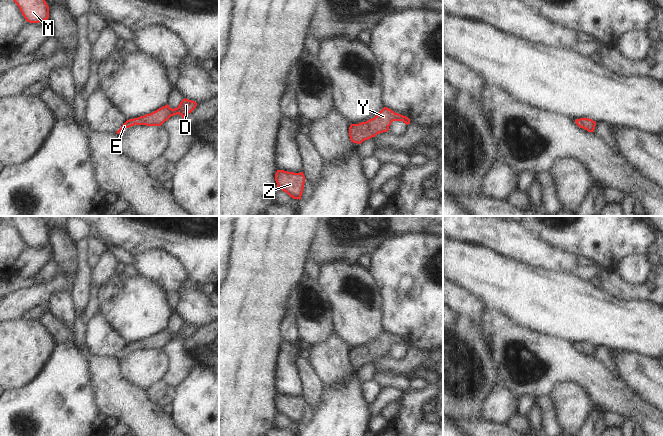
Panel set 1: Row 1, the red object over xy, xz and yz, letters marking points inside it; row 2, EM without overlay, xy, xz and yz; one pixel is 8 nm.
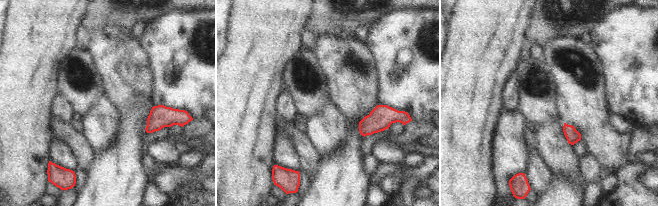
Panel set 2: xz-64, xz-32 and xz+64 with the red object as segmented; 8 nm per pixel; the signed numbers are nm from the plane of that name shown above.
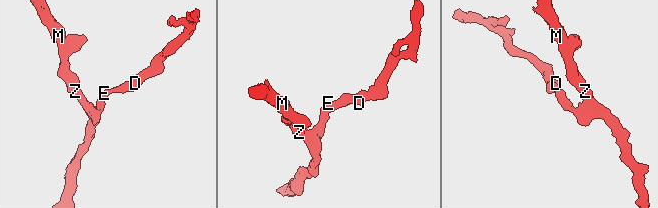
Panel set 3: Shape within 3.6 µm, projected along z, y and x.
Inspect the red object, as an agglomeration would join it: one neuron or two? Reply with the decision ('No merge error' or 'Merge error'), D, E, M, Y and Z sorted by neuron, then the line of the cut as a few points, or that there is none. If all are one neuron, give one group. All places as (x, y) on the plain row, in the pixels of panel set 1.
No merge error. Groups: D E M Y Z. No split.

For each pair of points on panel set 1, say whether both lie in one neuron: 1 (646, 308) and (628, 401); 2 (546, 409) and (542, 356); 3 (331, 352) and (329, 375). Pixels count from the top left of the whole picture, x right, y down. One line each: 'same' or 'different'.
1: different
2: different
3: same

